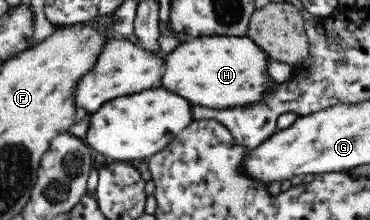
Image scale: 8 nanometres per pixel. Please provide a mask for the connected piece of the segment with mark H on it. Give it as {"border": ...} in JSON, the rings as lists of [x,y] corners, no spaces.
{"border":[[[246,36],[184,38],[163,59],[160,85],[164,91],[174,91],[190,103],[208,109],[222,110],[260,102],[275,85],[274,78],[266,75],[266,65],[272,62]]]}

